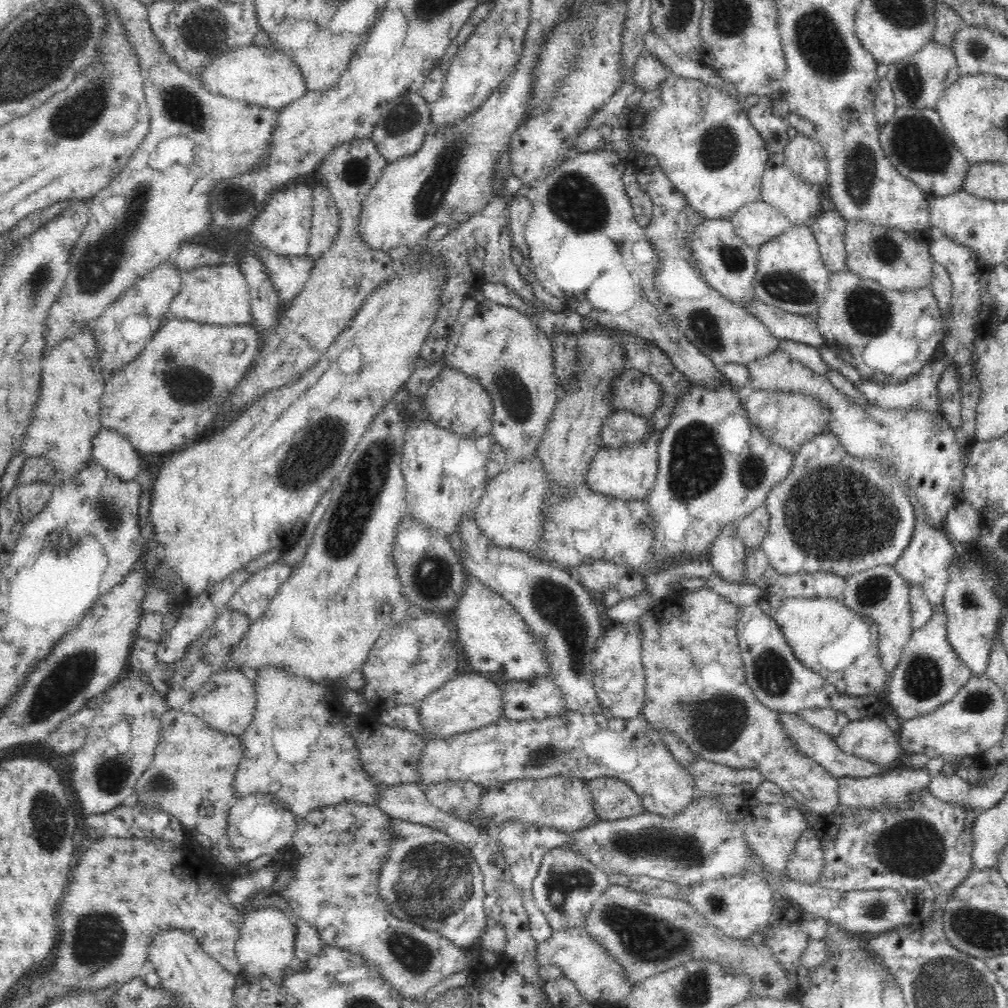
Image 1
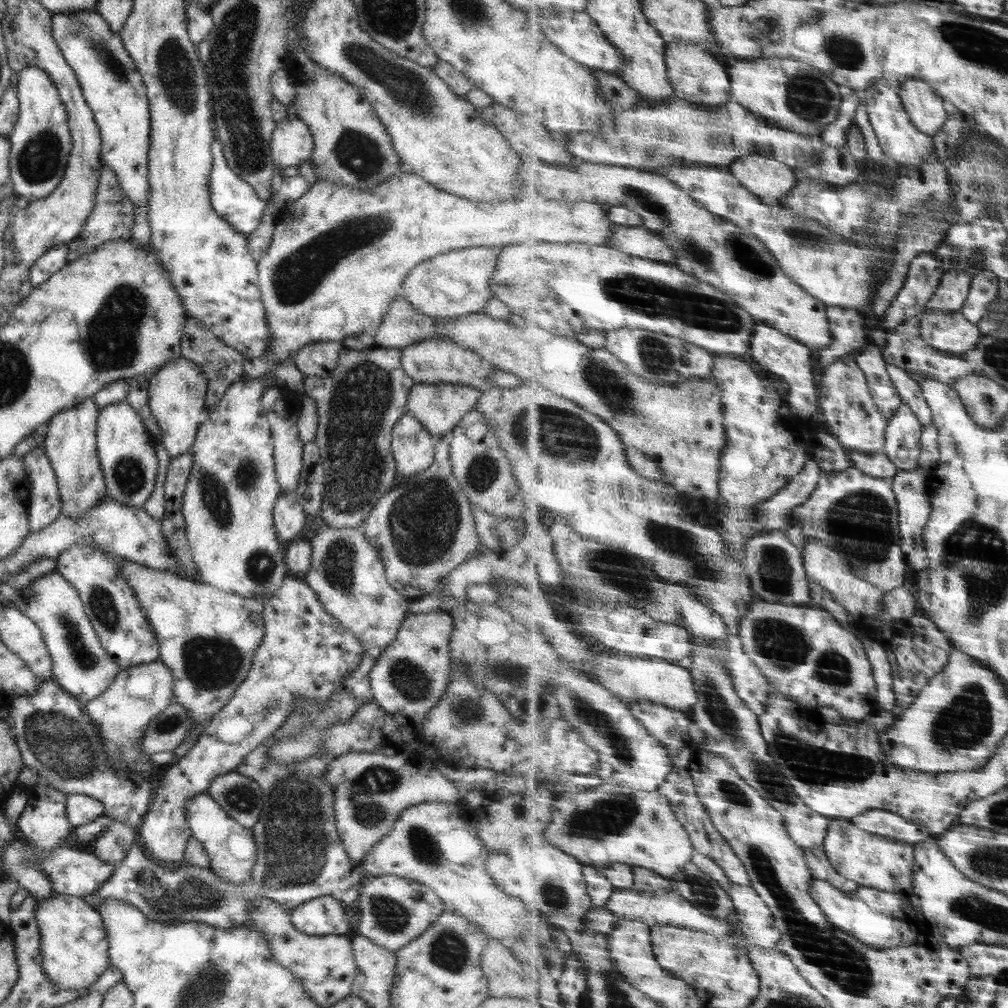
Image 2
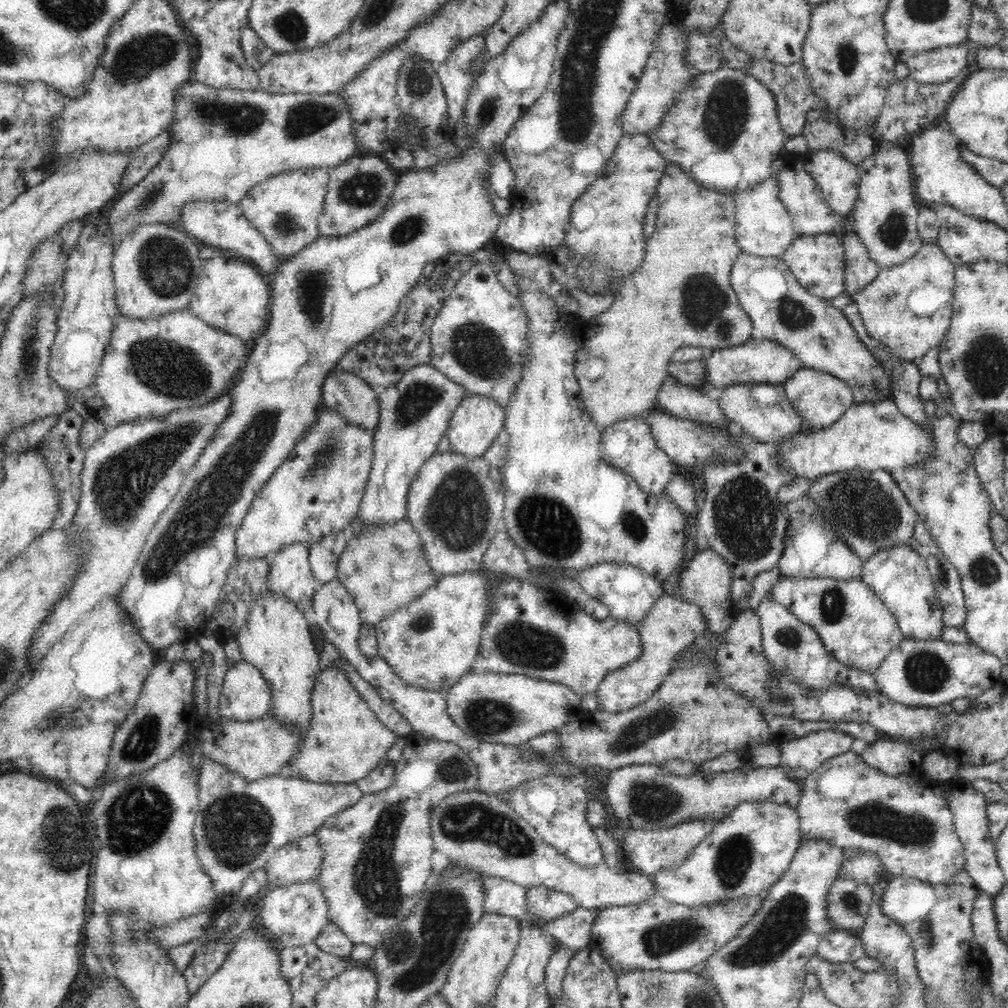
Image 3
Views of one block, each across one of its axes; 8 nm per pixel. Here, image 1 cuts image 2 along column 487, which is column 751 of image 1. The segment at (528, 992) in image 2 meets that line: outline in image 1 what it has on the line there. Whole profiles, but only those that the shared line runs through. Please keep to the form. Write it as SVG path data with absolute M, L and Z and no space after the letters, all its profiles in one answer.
M610 884L606 888L606 893L594 904L593 910L587 915L584 926L588 937L597 942L610 955L610 959L614 959L622 967L623 979L632 987L646 978L674 968L685 967L691 961L710 961L718 963L722 969L730 973L747 977L754 997L773 998L780 1001L795 1000L788 976L769 946L763 942L725 936L720 930L708 924L694 906L686 901L676 898L656 898L645 893L636 893L624 886Z

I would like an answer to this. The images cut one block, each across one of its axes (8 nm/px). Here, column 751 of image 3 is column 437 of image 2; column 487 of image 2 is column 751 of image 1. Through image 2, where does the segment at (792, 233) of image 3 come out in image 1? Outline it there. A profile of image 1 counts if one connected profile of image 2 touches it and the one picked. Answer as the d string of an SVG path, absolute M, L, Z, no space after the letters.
M760 198L739 208L731 222L735 233L752 247L762 246L792 226L785 214Z

